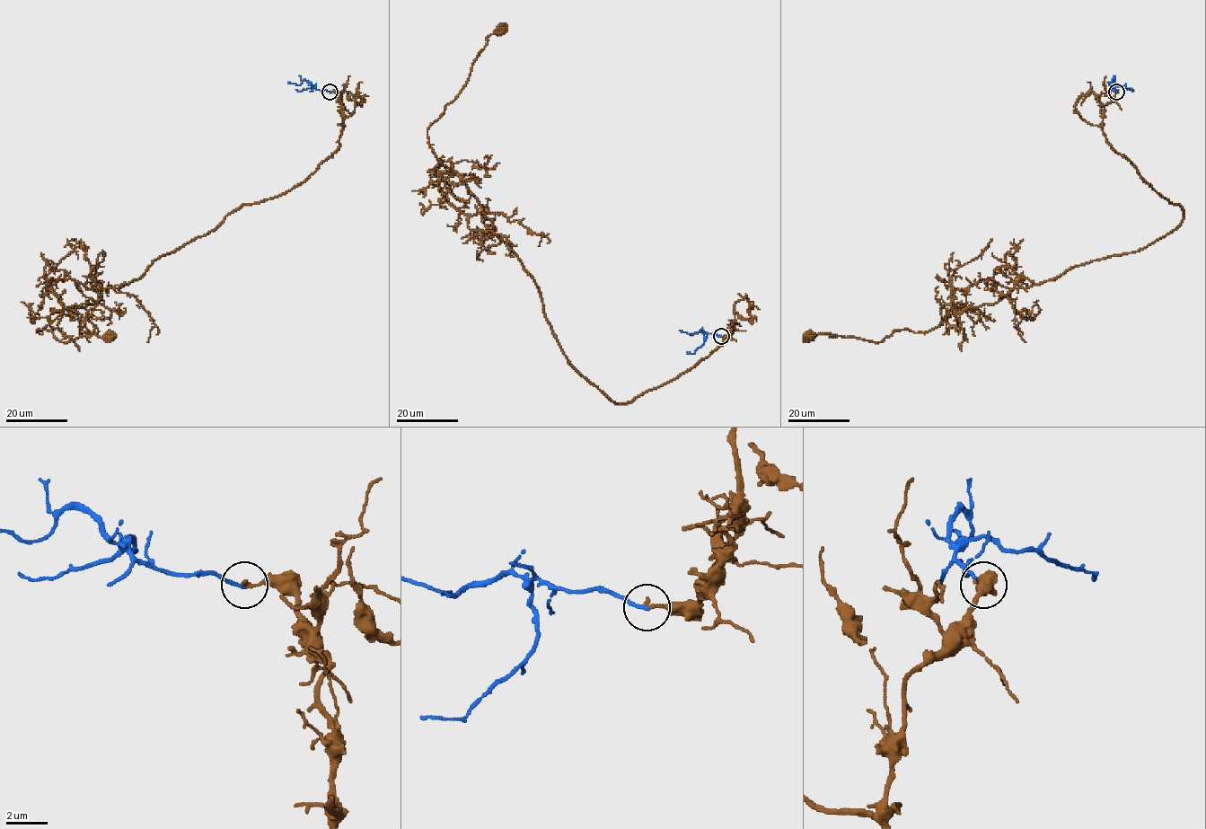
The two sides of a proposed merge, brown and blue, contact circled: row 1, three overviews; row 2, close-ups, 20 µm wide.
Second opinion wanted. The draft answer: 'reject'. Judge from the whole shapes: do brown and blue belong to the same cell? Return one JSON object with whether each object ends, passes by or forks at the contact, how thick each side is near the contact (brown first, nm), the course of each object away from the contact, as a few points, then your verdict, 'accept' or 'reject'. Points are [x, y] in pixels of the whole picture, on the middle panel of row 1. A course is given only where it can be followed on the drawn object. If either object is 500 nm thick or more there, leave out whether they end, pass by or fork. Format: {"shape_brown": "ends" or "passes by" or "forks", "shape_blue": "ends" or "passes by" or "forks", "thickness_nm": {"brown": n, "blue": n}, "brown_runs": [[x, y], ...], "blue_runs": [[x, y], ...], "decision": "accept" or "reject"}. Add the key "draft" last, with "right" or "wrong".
{"shape_brown": "ends", "shape_blue": "ends", "thickness_nm": {"brown": 190, "blue": 160}, "brown_runs": [[721, 336], [694, 366], [629, 402], [572, 365], [538, 286], [428, 143], [499, 28]], "blue_runs": [[721, 336], [704, 332], [704, 342], [693, 353], [687, 352]], "decision": "reject", "draft": "right"}

